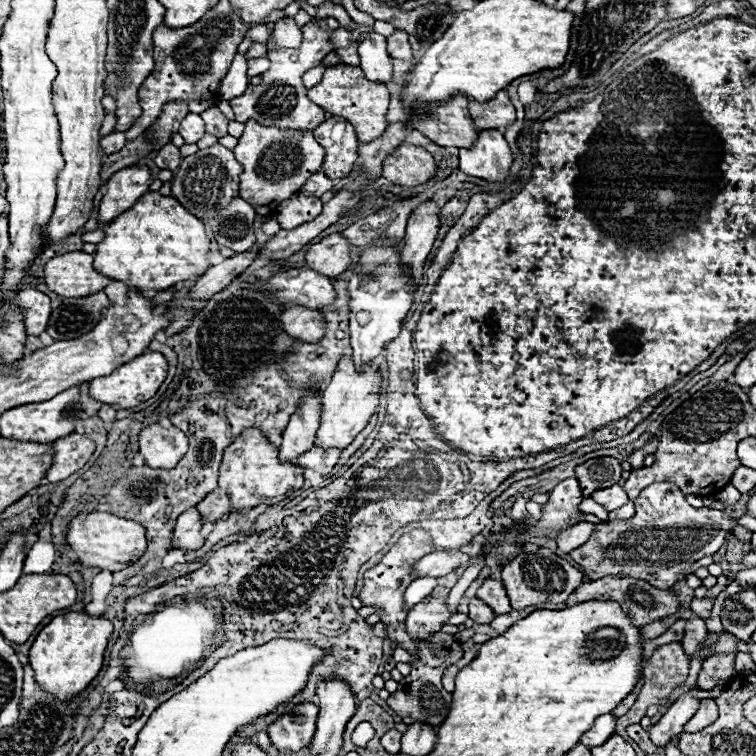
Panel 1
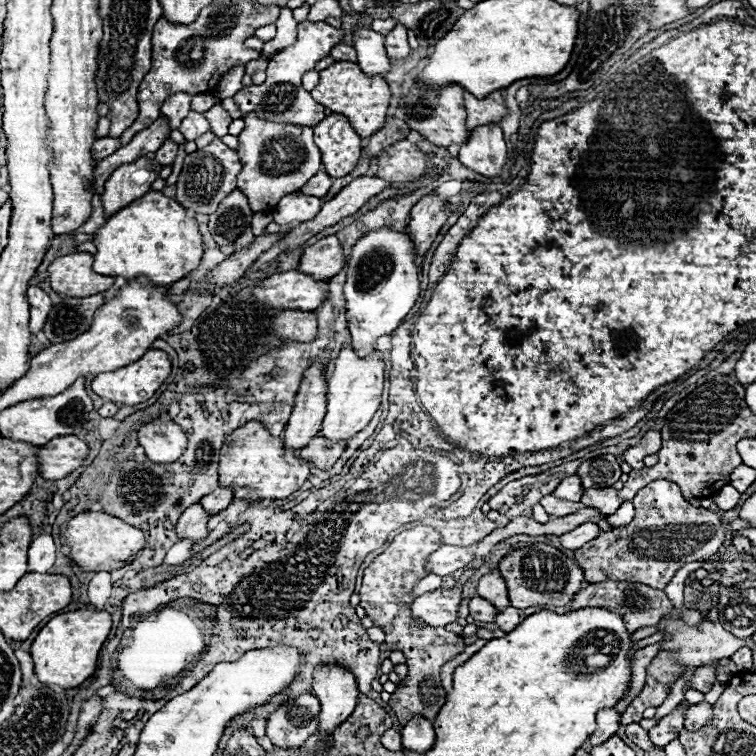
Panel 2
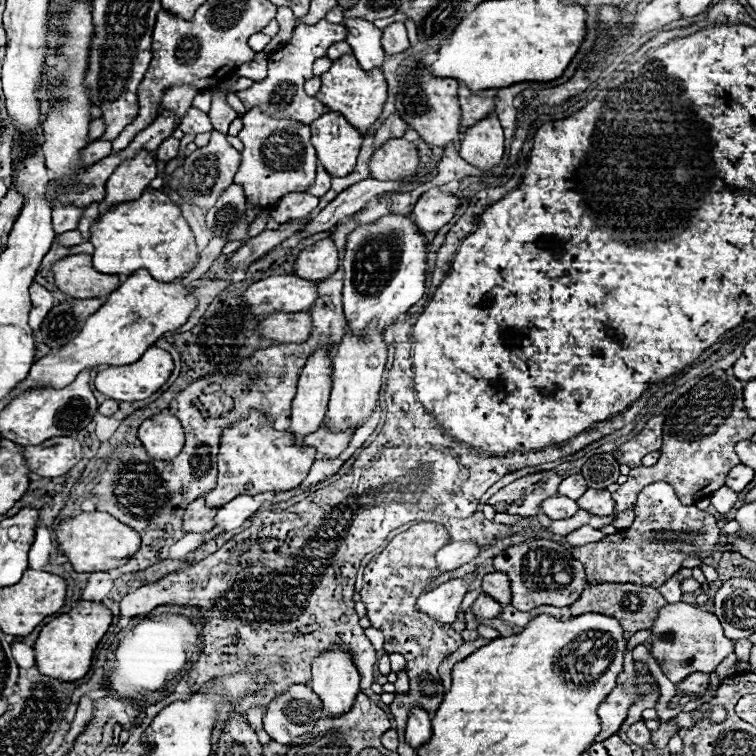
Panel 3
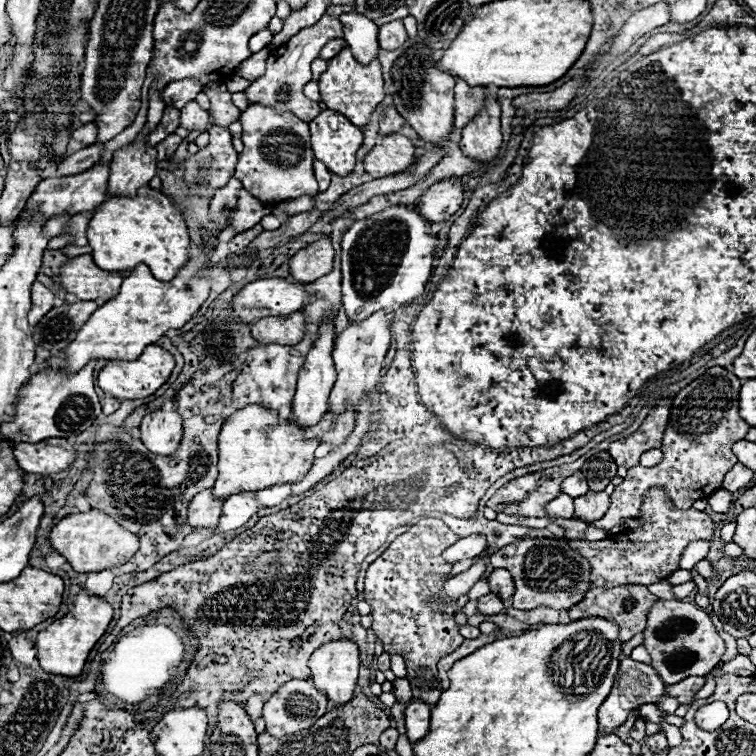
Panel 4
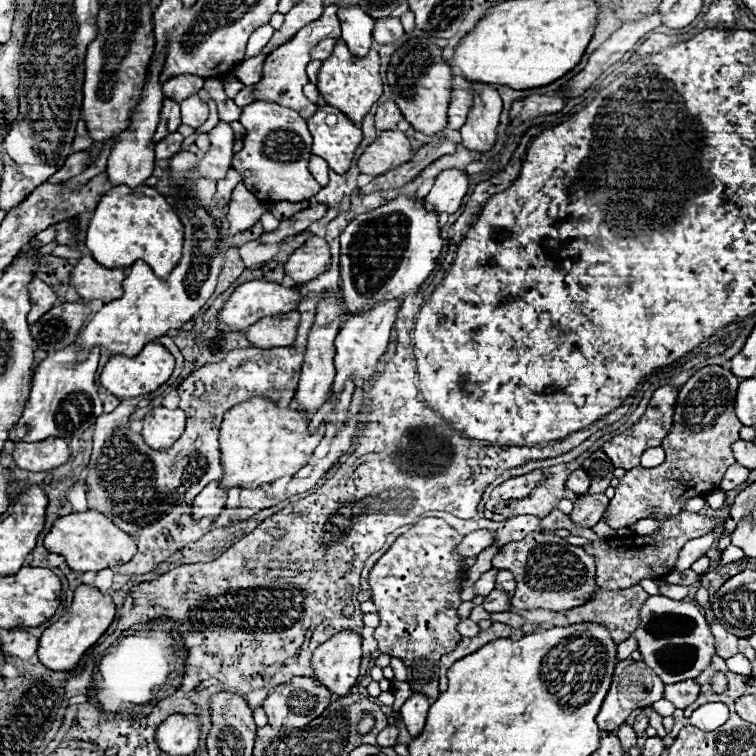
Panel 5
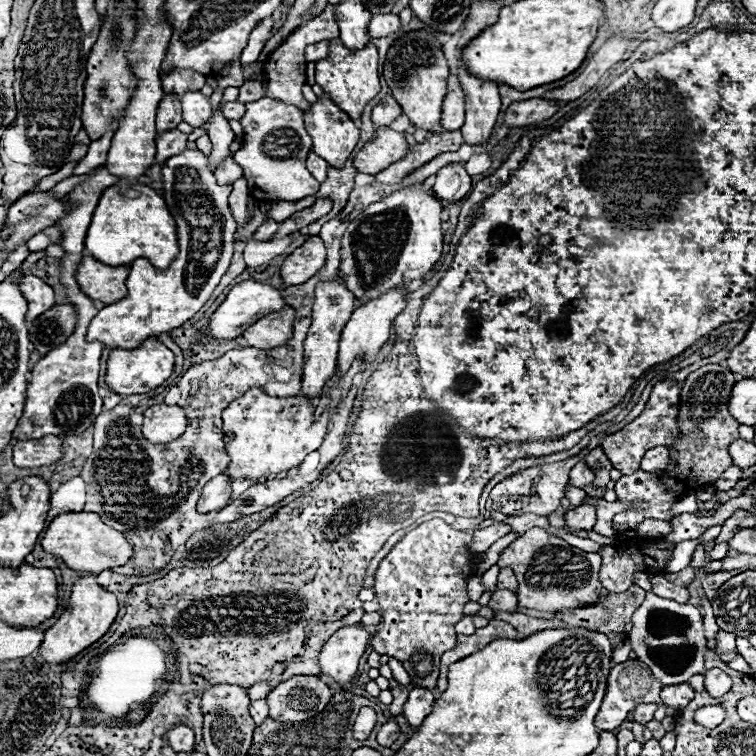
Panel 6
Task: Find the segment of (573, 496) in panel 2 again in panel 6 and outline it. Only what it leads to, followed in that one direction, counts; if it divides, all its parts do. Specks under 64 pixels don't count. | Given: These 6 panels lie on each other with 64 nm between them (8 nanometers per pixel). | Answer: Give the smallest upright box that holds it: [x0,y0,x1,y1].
[570,462,594,488]

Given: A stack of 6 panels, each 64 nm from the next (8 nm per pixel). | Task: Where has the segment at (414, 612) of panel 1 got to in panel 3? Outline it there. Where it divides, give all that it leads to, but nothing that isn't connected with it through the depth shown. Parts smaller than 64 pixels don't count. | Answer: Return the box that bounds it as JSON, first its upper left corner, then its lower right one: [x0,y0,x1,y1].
[418,574,474,624]

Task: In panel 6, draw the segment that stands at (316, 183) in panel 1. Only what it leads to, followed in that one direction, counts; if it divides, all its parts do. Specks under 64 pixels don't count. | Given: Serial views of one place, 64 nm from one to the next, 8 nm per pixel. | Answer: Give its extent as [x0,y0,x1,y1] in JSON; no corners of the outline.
[306,152,328,182]

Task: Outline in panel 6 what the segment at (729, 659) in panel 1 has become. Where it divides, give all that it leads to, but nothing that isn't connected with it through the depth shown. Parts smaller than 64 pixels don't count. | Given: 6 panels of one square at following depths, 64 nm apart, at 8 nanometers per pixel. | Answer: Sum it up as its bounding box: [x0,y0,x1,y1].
[660,682,696,710]

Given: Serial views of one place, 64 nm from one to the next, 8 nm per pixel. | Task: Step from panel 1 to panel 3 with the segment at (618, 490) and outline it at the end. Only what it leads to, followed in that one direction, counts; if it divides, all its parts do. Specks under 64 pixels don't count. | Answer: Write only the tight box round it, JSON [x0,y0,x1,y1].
[578,488,614,516]

